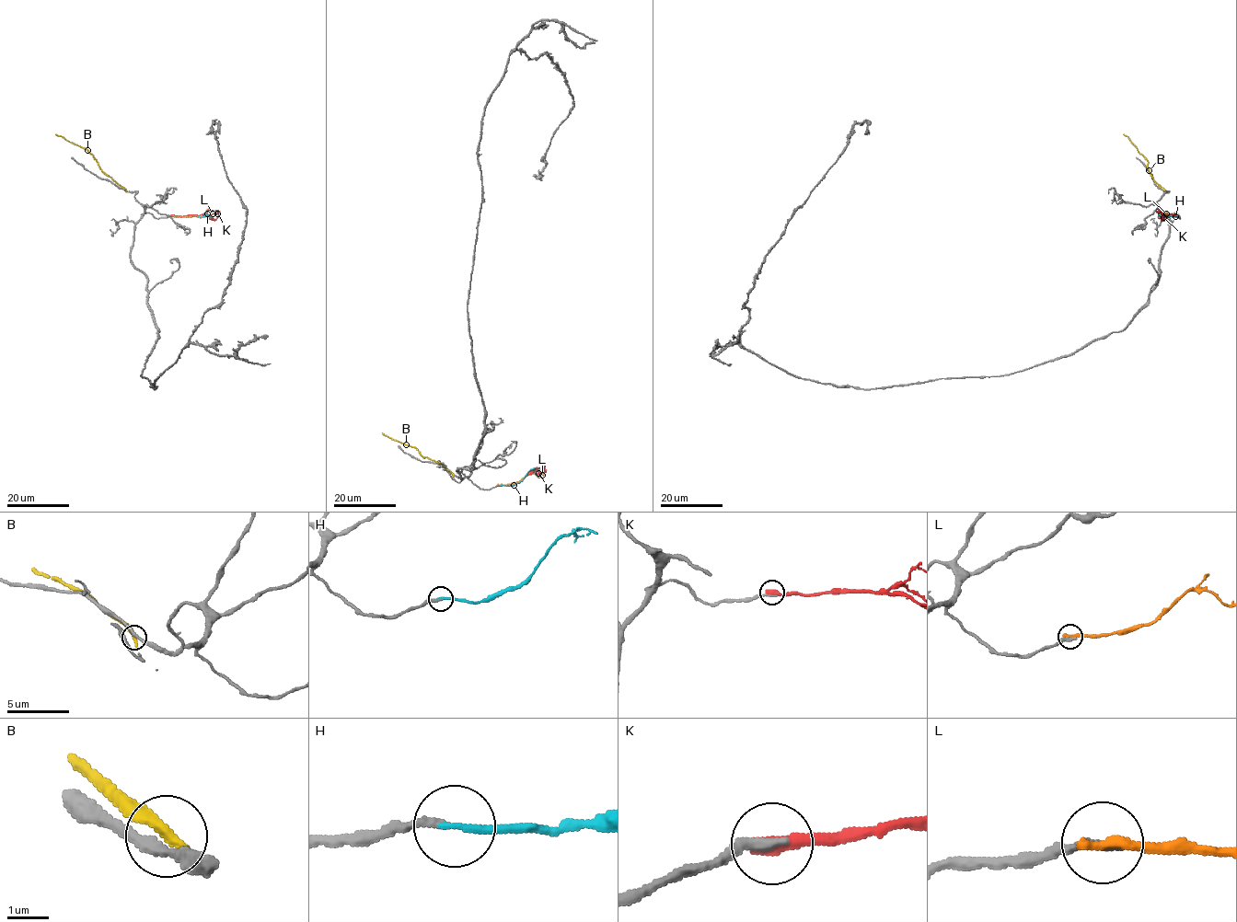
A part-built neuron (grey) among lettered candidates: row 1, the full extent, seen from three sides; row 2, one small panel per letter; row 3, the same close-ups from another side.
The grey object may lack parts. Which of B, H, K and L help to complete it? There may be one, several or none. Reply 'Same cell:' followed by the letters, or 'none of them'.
Same cell: H

